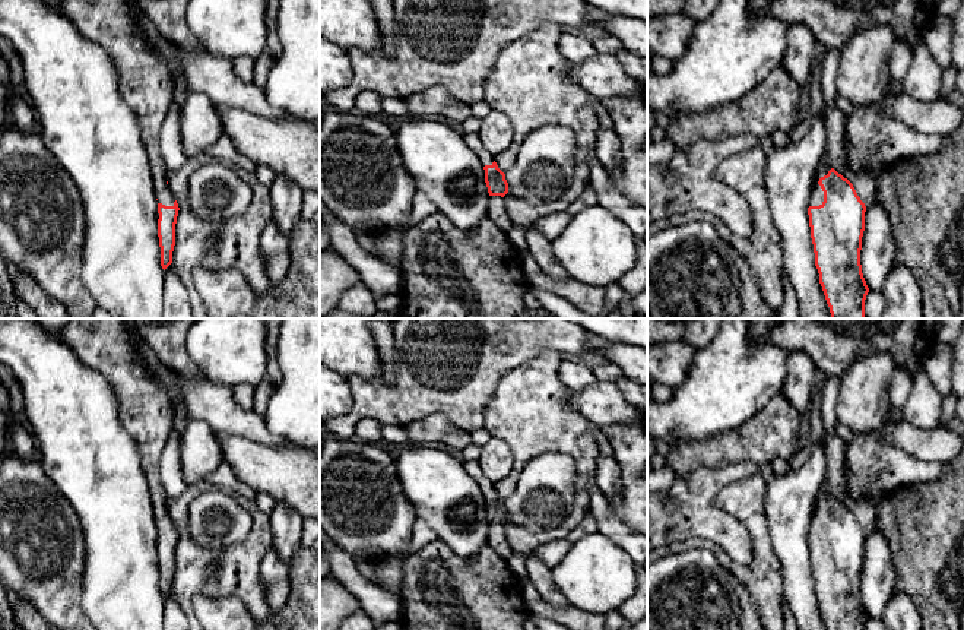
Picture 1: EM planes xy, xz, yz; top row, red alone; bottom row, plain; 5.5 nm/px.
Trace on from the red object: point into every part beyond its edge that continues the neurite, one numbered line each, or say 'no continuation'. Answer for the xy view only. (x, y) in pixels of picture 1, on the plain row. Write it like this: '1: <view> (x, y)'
1: xy (145, 404)

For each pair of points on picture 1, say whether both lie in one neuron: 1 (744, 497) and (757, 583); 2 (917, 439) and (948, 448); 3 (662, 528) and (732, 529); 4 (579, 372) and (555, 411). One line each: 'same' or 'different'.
1: same
2: same
3: same
4: different

